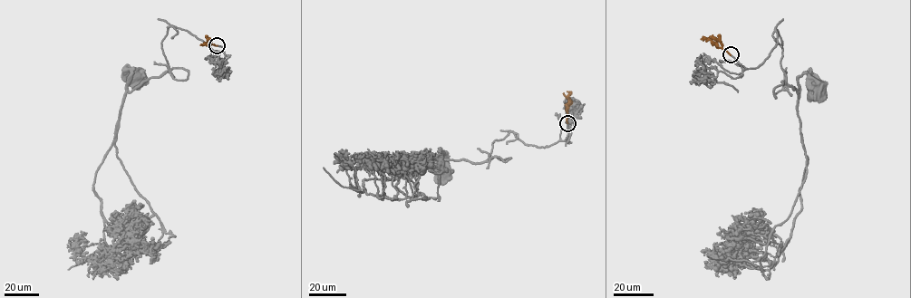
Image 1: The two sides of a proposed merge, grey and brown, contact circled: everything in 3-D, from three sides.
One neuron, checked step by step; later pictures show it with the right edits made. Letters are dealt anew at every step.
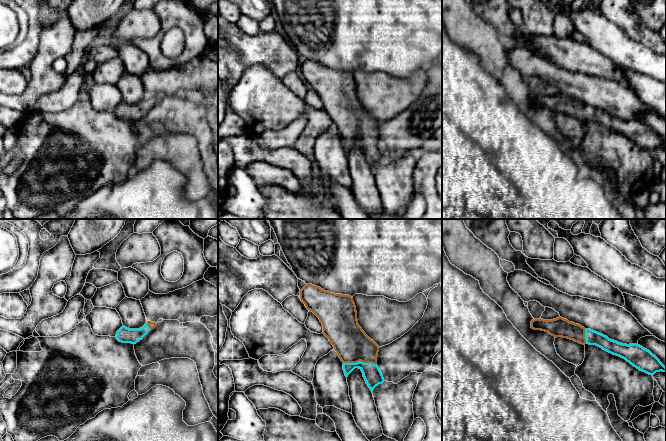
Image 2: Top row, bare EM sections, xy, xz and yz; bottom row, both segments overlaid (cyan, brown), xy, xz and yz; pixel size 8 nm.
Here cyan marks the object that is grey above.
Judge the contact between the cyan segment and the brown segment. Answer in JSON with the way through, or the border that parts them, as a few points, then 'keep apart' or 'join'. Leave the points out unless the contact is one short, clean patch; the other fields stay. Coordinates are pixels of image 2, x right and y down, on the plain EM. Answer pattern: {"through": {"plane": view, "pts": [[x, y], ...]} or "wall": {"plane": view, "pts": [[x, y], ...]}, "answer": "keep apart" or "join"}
{"through": {"plane": "xz", "pts": [[371, 148], [359, 137], [359, 129], [352, 121]]}, "answer": "join"}

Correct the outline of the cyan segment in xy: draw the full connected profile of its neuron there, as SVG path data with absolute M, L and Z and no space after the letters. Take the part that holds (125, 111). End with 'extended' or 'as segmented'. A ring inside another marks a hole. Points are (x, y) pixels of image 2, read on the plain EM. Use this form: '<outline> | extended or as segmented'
M147 97L147 99L140 105L129 105L122 102L116 110L116 115L122 119L136 120L143 115L148 108L156 103L157 99Z | extended

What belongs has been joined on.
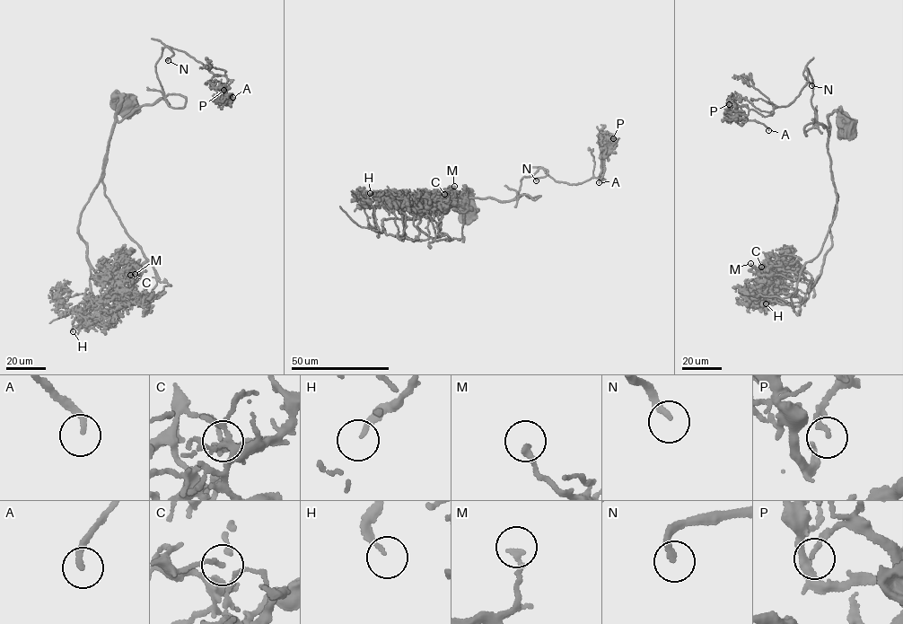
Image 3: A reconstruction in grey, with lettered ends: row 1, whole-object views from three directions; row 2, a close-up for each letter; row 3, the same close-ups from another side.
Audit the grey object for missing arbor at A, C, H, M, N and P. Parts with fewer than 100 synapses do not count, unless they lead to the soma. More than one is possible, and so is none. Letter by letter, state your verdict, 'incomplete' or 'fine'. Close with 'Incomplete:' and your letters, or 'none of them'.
A: incomplete
C: fine
H: fine
M: fine
N: fine
P: fine
Incomplete: A

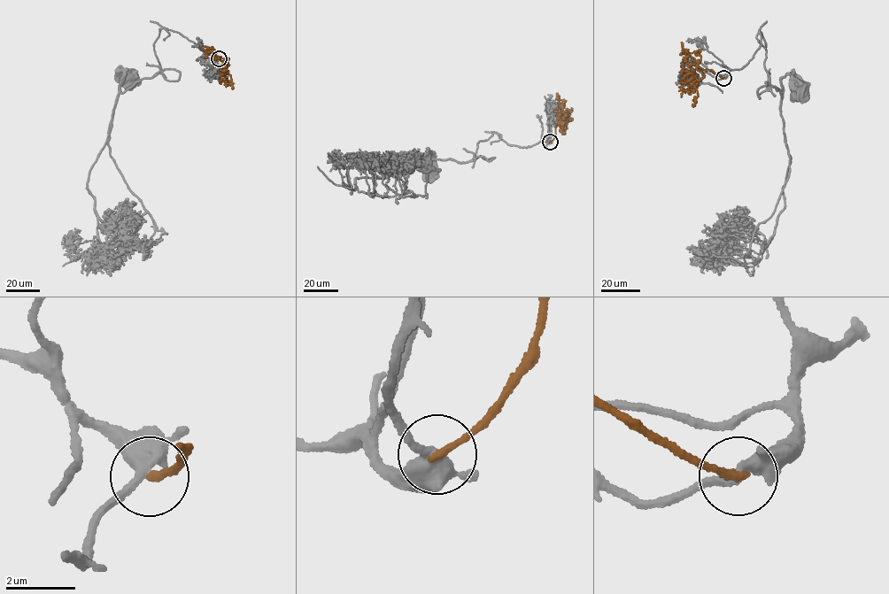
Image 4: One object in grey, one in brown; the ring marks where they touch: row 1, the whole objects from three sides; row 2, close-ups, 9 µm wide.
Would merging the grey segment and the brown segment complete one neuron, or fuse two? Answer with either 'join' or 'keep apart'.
join

